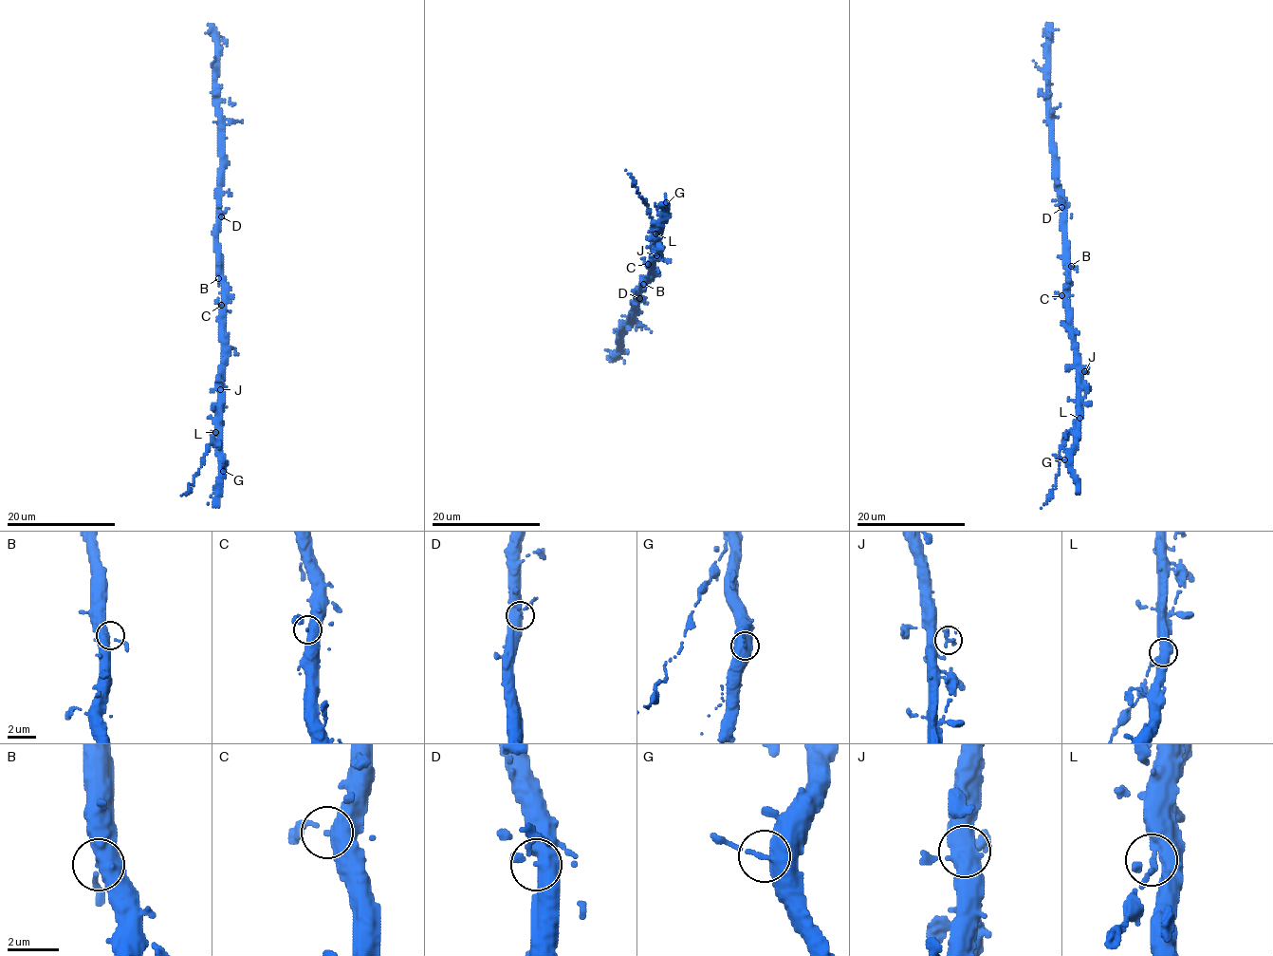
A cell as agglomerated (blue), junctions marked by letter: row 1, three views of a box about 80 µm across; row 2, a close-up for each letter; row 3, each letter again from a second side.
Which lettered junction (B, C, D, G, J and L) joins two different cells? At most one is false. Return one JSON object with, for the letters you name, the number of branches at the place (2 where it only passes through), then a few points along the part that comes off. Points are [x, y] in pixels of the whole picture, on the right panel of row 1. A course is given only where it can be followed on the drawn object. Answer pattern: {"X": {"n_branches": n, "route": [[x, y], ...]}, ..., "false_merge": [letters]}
{"L": {"n_branches": 3, "route": [[1079, 418], [1059, 451], [1055, 486], [1041, 508]]}, "false_merge": ["L"]}

